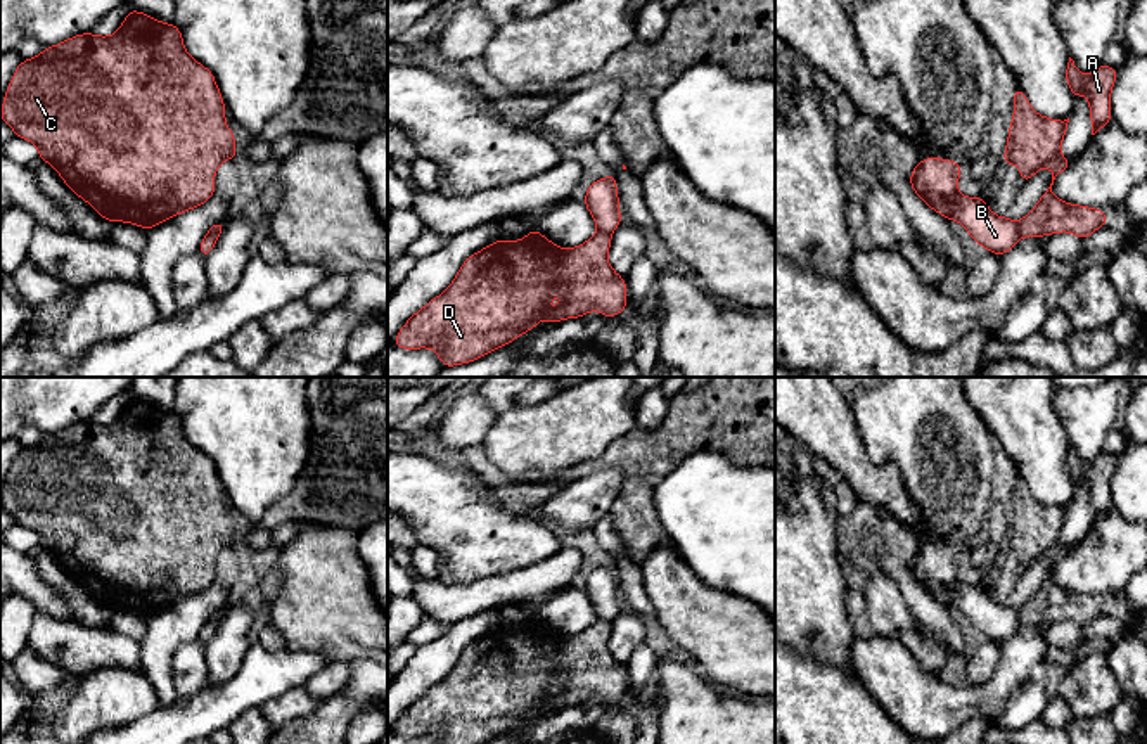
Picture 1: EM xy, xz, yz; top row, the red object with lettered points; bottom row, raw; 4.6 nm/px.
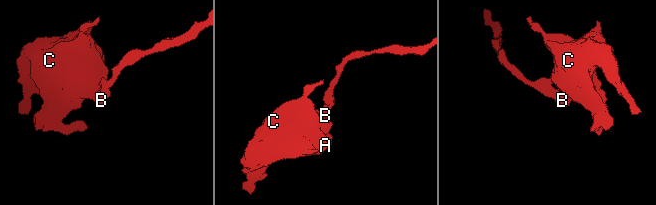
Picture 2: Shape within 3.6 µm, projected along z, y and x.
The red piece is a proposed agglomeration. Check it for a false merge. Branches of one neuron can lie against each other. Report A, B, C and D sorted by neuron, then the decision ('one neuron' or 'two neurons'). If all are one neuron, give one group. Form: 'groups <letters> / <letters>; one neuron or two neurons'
groups A C D / B; two neurons

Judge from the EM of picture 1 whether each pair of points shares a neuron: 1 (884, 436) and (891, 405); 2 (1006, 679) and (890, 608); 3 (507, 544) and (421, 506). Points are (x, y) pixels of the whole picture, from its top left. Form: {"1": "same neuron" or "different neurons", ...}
{"1": "same neuron", "2": "different neurons", "3": "same neuron"}

